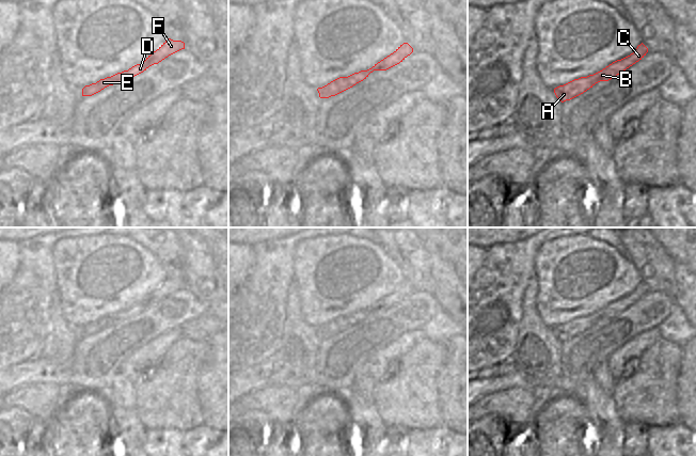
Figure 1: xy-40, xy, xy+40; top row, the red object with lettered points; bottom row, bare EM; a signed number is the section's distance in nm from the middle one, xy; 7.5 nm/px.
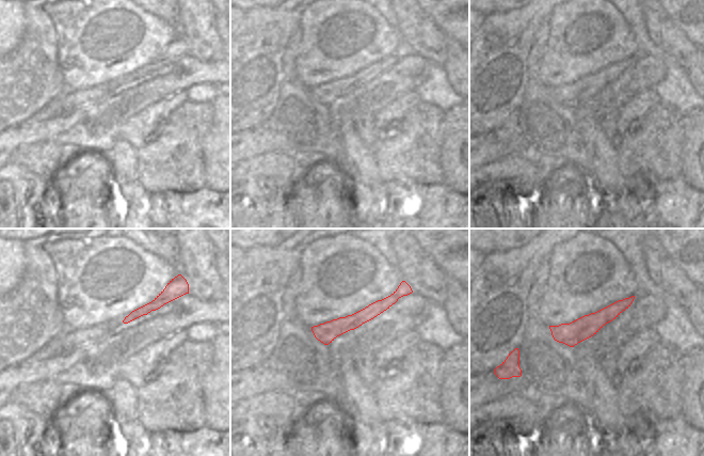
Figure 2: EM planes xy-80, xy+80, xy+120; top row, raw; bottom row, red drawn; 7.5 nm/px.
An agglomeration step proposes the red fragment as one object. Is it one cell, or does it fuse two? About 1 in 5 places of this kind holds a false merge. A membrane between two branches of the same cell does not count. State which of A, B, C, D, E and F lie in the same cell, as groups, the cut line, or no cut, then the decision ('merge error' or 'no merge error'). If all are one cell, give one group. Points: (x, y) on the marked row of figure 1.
groups A B C D E F; cut none; no merge error

